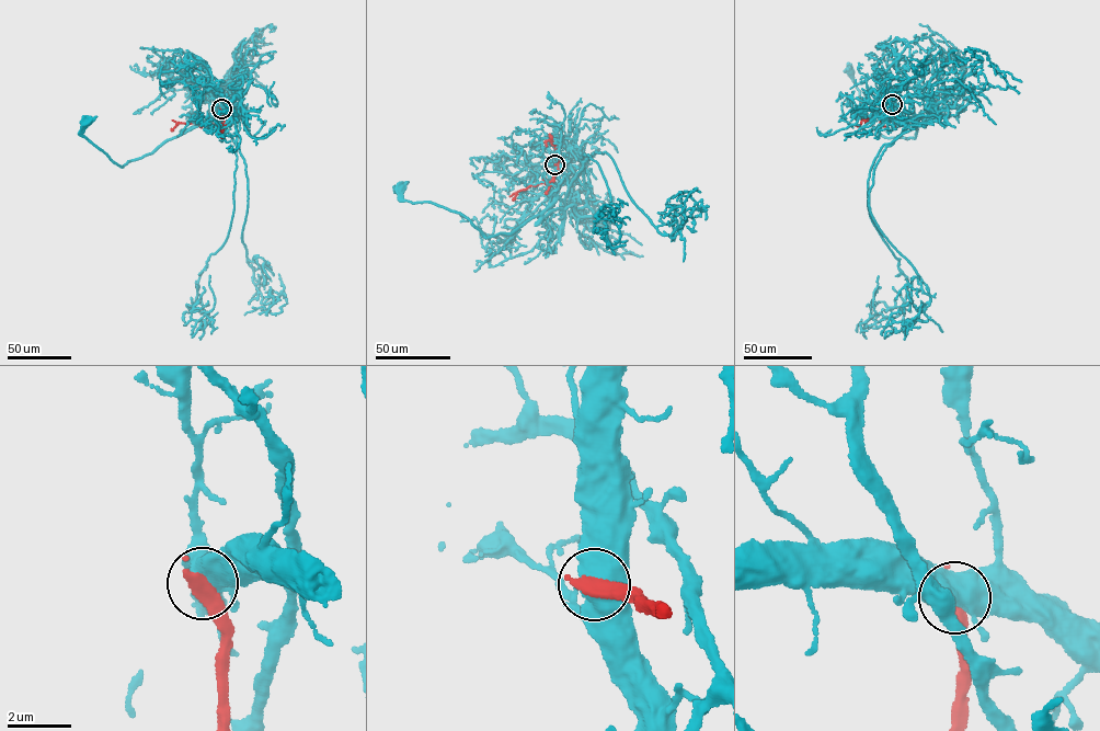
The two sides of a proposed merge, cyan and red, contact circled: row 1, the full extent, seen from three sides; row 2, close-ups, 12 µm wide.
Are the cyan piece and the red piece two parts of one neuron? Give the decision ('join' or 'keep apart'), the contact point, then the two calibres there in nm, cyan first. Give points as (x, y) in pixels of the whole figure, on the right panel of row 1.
keep apart; at (892, 104); 550 nm thick on the cyan side, 460 nm on the other

